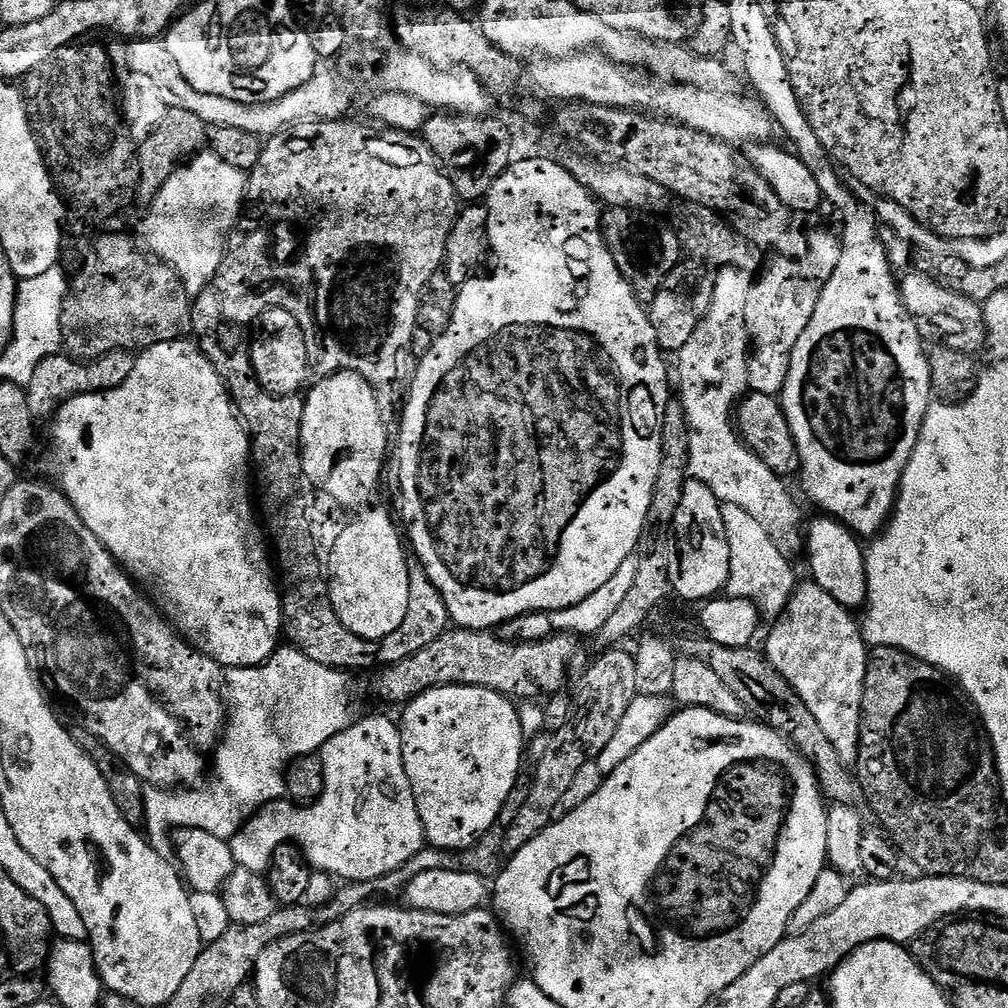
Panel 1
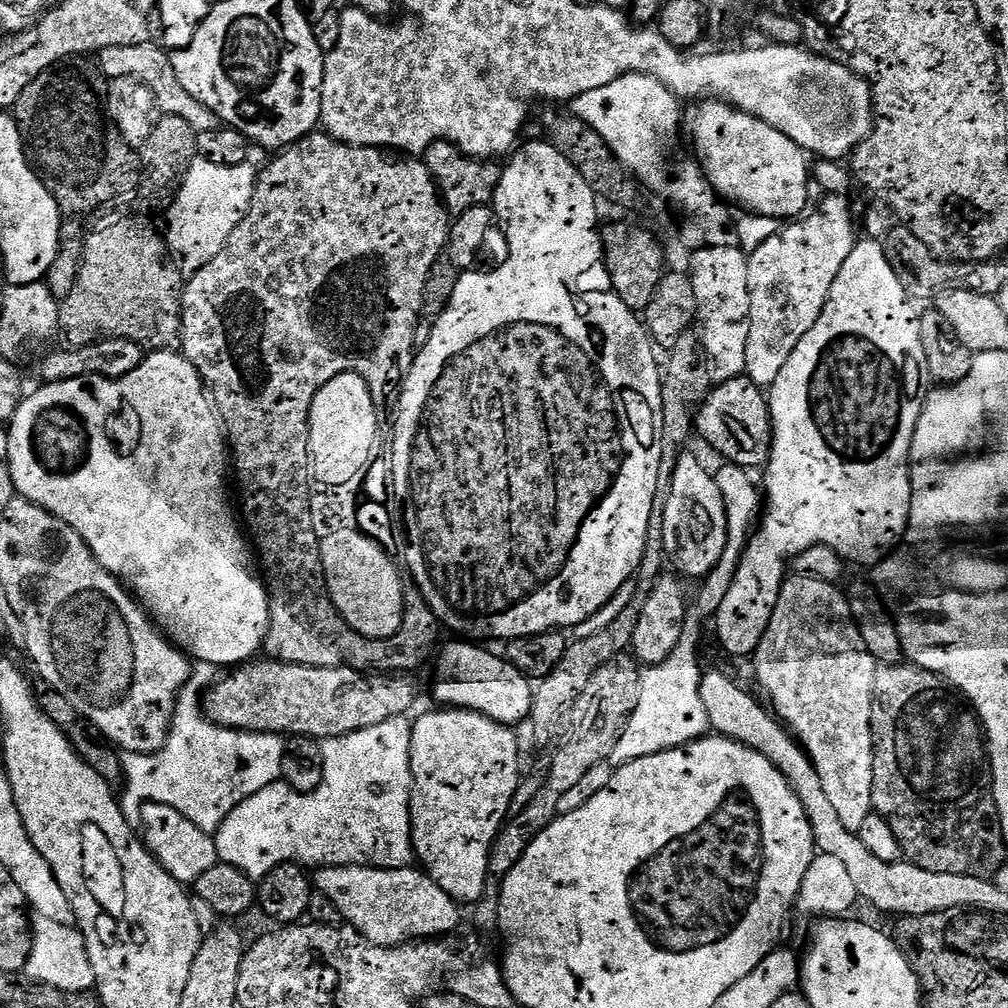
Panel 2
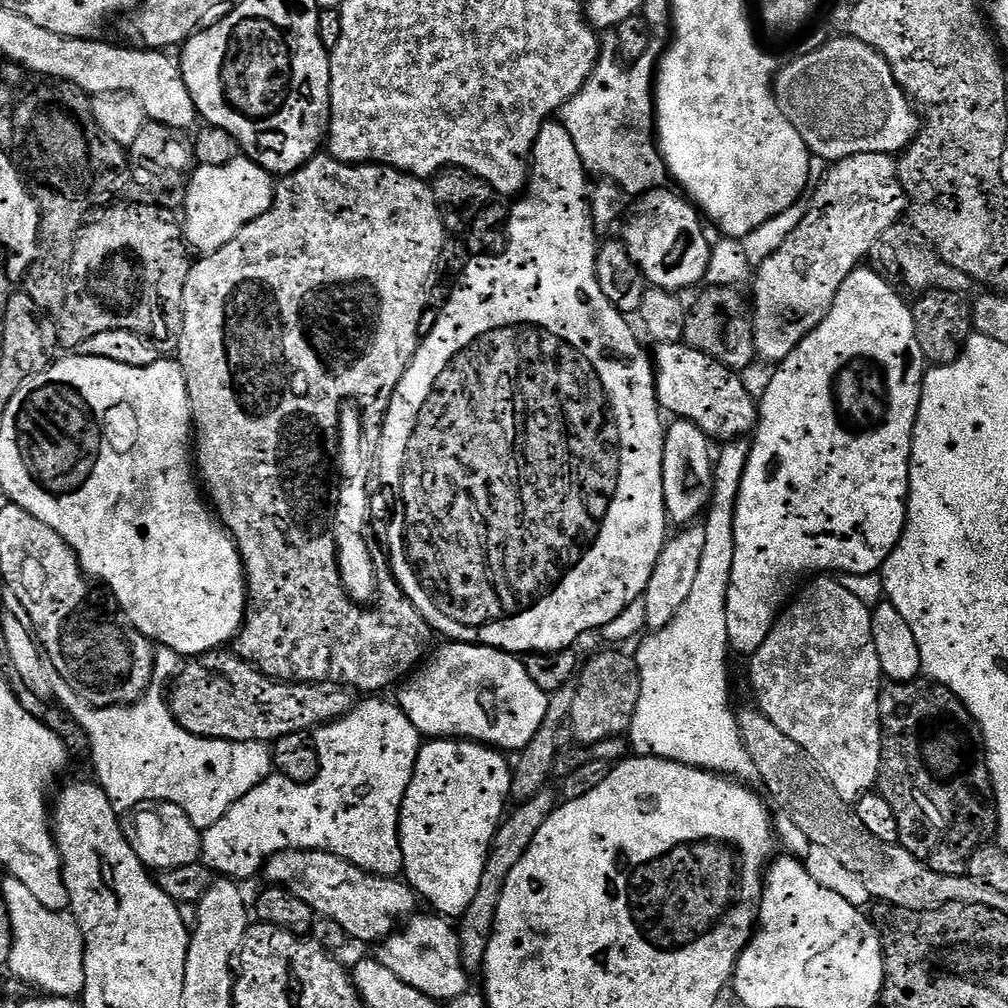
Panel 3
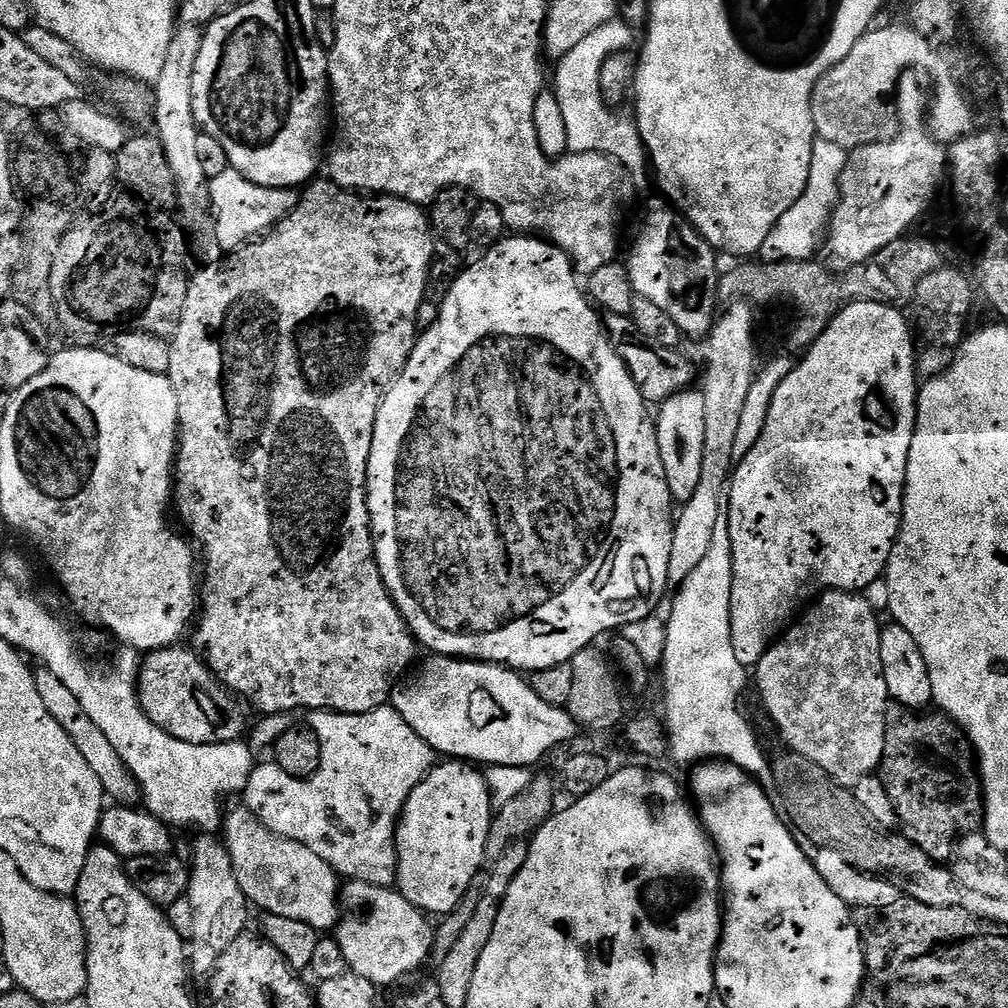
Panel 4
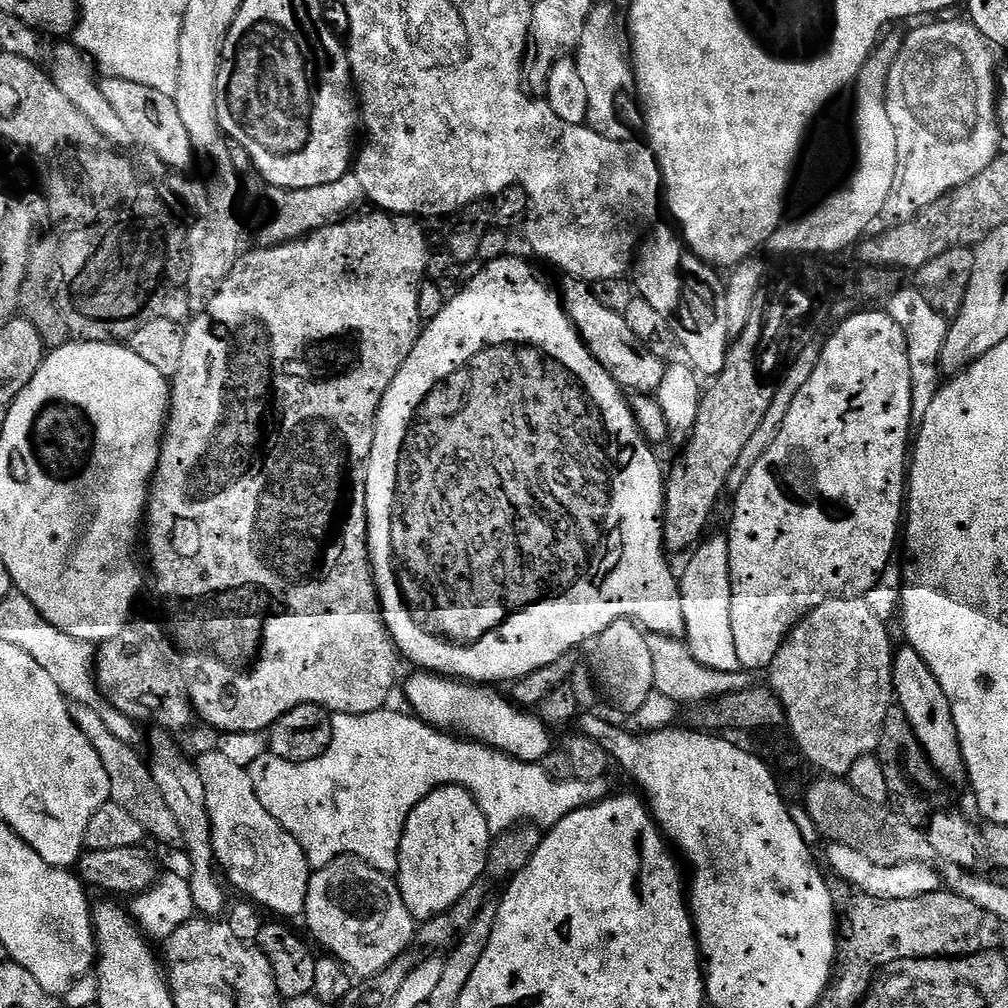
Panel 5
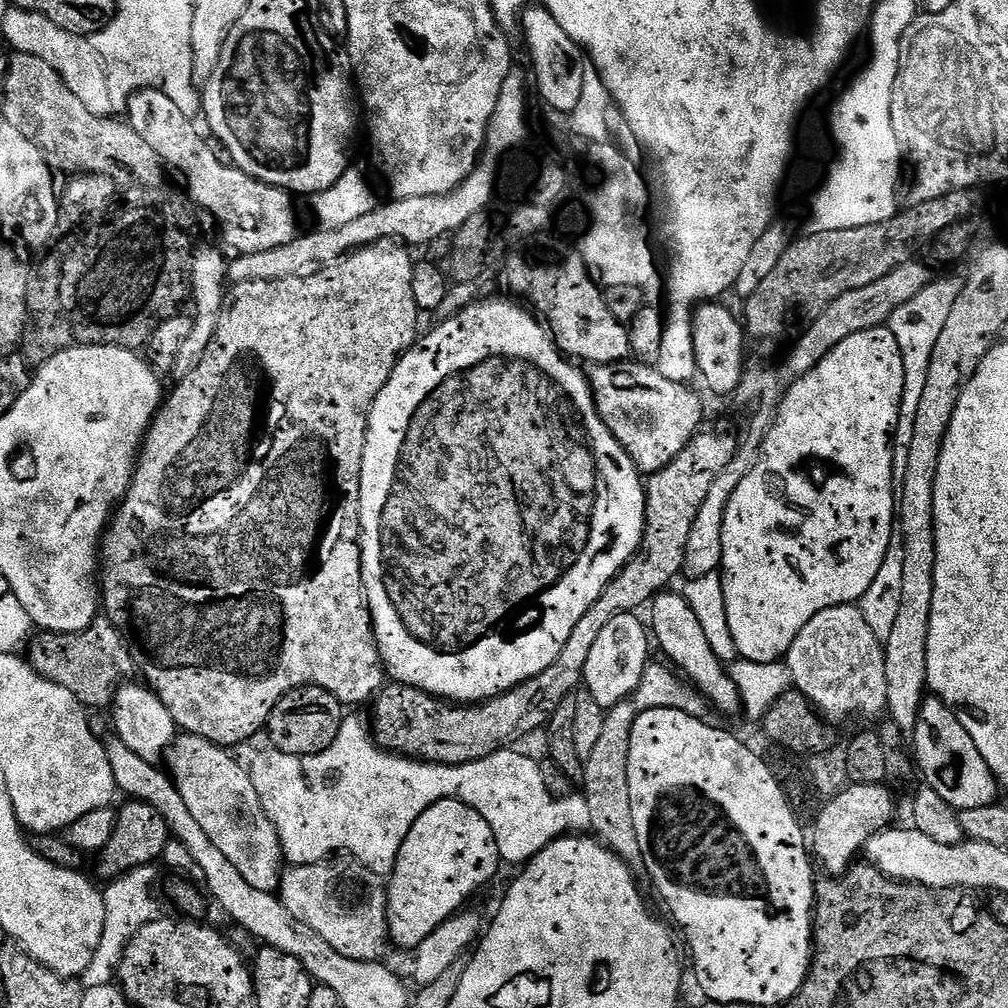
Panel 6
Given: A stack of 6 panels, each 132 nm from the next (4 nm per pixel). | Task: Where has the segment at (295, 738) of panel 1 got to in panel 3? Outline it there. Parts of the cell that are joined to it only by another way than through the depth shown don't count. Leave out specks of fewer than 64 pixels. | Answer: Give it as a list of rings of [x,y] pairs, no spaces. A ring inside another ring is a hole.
[[[169,648],[155,649],[156,661],[152,671],[152,681],[144,695],[133,704],[125,704],[115,708],[94,708],[90,704],[76,702],[70,708],[70,715],[86,730],[90,761],[96,767],[95,779],[101,790],[110,798],[110,806],[118,814],[127,814],[140,807],[141,804],[159,802],[178,806],[194,822],[198,829],[209,828],[238,802],[254,786],[274,772],[274,752],[267,743],[234,742],[233,740],[207,740],[187,732],[174,718],[170,703],[170,685],[180,676],[186,660]]]

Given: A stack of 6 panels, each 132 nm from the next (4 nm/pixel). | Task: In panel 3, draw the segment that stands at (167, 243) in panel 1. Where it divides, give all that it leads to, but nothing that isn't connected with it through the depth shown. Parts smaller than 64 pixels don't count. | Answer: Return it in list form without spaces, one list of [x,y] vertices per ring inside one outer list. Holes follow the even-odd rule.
[[[243,154],[226,166],[197,167],[188,184],[182,209],[182,227],[187,243],[195,251],[197,248],[200,254],[216,252],[233,240],[247,224],[266,214],[275,193],[273,173]]]

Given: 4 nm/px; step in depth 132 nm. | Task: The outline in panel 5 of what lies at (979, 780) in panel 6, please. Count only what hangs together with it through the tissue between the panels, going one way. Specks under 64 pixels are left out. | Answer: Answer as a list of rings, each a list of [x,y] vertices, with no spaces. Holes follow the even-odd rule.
[[[907,646],[897,647],[892,661],[892,690],[895,703],[906,714],[922,750],[930,758],[937,774],[949,785],[964,784],[966,769],[964,755],[960,749],[958,730],[954,726],[954,710],[950,710],[950,698],[942,686],[938,686],[938,678],[922,662],[922,654]]]

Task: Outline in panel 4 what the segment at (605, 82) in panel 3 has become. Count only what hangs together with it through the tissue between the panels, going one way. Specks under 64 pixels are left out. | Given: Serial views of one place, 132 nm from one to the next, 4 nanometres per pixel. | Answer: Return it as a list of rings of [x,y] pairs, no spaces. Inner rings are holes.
[[[619,18],[598,26],[580,44],[557,61],[558,68],[552,88],[562,109],[562,118],[565,119],[569,151],[574,154],[601,153],[603,156],[612,156],[631,173],[633,179],[640,180],[645,176],[646,170],[648,171],[647,149],[640,128],[635,118],[608,116],[608,112],[602,110],[600,106],[598,94],[598,68],[602,64],[602,58],[608,52],[622,48],[632,39],[633,29]]]

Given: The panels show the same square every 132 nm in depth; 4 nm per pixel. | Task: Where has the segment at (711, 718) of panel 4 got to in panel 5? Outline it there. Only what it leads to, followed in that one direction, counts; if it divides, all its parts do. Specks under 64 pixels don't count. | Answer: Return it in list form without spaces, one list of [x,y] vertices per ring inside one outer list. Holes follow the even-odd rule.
[[[724,534],[710,536],[687,557],[688,565],[685,566],[684,573],[681,571],[678,576],[682,598],[682,618],[686,618],[684,636],[692,657],[702,662],[702,666],[710,670],[738,672],[741,671],[741,667],[738,653],[734,650],[734,630],[730,626],[732,591],[730,590],[728,537]]]

